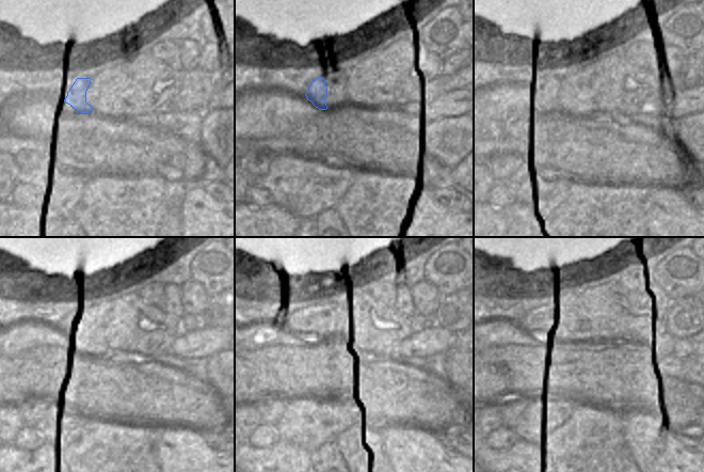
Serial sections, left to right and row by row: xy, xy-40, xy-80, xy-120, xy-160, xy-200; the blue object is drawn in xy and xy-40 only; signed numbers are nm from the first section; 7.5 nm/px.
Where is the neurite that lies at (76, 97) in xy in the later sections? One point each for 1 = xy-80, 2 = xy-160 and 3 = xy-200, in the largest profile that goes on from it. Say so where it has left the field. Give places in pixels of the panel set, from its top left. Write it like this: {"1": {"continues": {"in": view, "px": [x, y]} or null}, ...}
{"1": {"continues": {"in": "xy-80", "px": [554, 84]}}, "2": {"continues": {"in": "xy-160", "px": [305, 324]}}, "3": {"continues": {"in": "xy-200", "px": [542, 320]}}}

